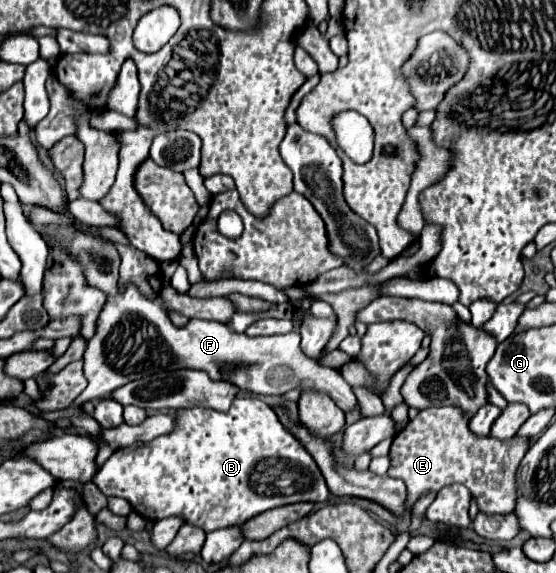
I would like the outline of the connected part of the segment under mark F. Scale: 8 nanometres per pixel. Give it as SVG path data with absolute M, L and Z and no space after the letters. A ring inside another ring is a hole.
M72 224L50 230L48 234L46 228L42 228L40 236L44 240L50 236L56 240L66 240L70 254L80 256L78 260L82 260L82 266L86 268L86 284L106 292L106 304L100 312L98 328L84 352L84 376L88 386L82 396L78 396L80 400L74 402L75 407L86 400L100 400L104 396L108 398L122 384L150 376L154 372L194 368L204 370L212 380L226 380L240 390L260 394L284 394L296 386L302 390L318 388L332 394L334 402L342 410L358 410L358 400L342 374L334 368L320 366L314 358L308 358L300 350L300 334L290 332L280 336L252 338L230 330L226 324L206 320L188 320L186 326L178 328L168 318L168 310L160 296L150 300L142 296L132 284L126 284L124 292L120 292L120 256L110 240L102 236L90 236Z

